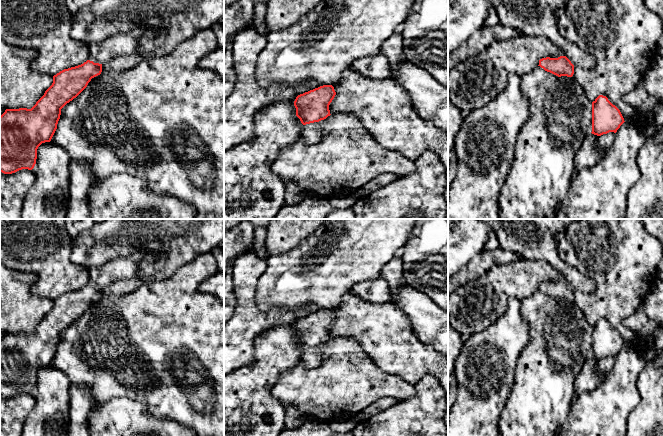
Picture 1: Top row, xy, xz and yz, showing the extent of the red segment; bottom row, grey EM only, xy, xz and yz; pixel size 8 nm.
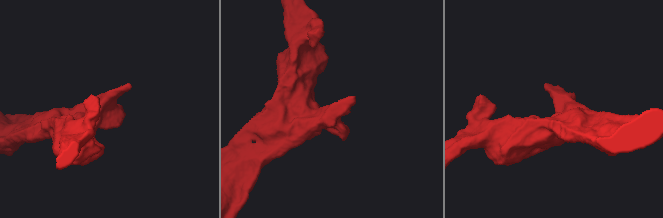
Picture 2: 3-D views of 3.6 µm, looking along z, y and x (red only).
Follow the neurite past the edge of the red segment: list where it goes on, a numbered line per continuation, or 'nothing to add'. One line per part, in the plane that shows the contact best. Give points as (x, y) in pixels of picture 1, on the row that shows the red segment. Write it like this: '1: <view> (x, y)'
1: xz (312, 133)

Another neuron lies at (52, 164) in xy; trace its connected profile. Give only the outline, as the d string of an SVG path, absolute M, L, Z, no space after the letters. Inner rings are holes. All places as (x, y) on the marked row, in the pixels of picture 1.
M42 143L33 168L35 183L25 197L21 219L66 219L69 154L54 143Z

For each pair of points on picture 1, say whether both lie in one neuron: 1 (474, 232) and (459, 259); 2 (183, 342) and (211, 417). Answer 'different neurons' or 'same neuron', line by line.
1: same neuron
2: same neuron

